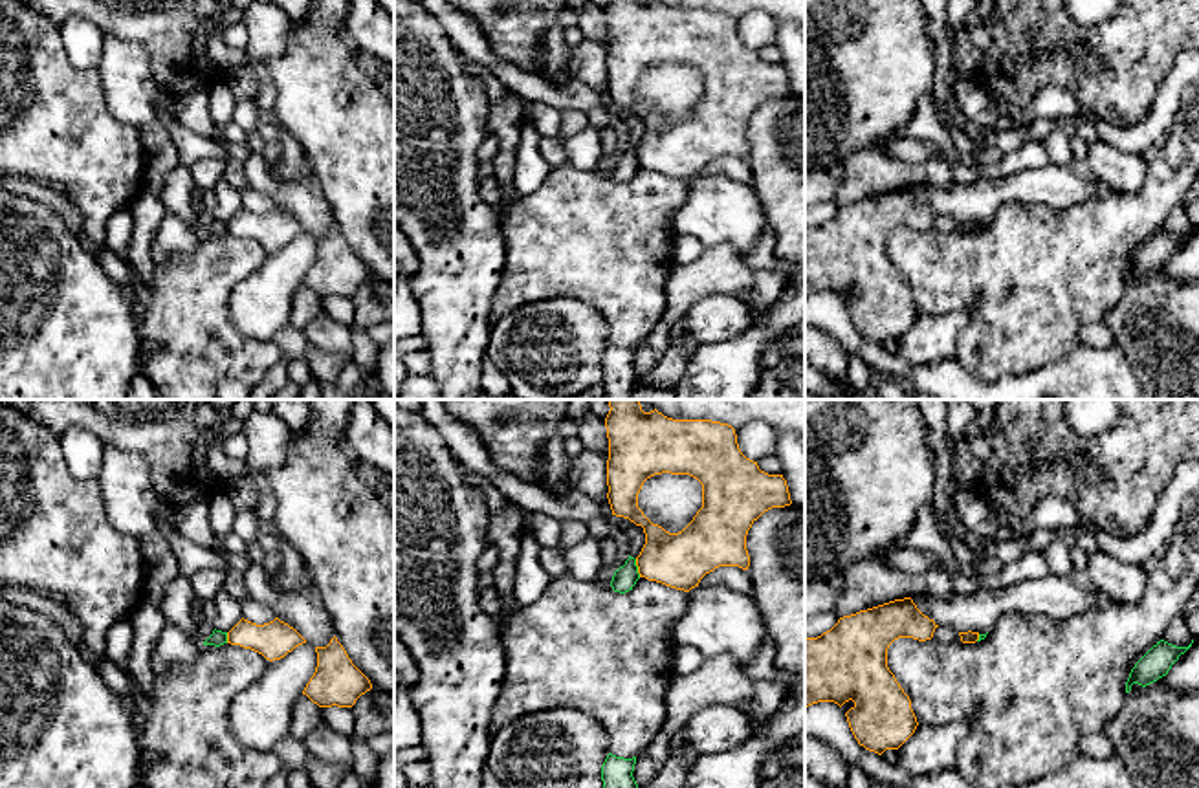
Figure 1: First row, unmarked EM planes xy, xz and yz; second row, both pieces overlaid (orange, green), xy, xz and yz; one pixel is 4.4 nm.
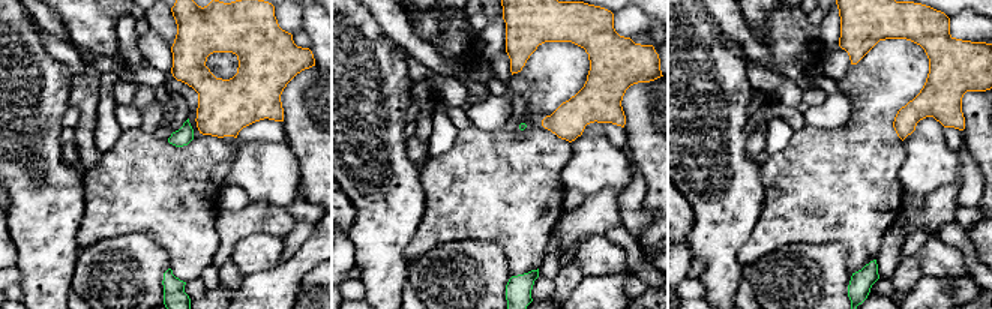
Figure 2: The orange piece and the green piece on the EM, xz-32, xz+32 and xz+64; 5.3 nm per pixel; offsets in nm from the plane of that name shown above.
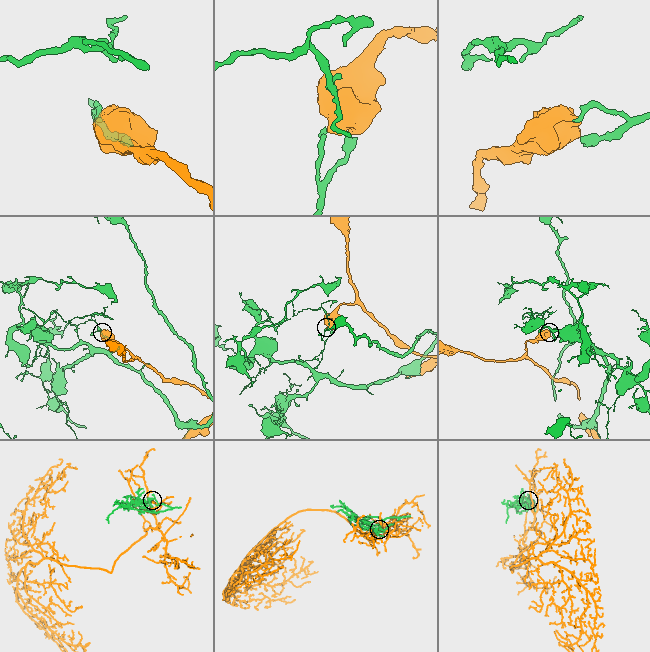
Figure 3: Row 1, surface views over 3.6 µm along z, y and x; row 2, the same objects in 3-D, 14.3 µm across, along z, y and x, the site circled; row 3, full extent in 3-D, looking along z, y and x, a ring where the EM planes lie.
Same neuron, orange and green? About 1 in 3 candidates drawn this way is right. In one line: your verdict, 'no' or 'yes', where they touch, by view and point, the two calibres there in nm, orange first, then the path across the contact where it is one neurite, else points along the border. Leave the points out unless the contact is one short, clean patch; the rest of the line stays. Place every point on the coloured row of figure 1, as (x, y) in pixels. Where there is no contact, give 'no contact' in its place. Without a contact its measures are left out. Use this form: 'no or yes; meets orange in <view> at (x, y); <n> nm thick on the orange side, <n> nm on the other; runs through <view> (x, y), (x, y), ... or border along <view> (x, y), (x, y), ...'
no; meets orange in xz at (638, 569); 240 nm thick on the orange side, 100 nm on the other; border along xz (635, 559), (640, 576)

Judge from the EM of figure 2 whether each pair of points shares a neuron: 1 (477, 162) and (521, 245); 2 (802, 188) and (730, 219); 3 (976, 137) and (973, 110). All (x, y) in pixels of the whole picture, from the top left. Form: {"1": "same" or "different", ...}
{"1": "same", "2": "different", "3": "same"}

